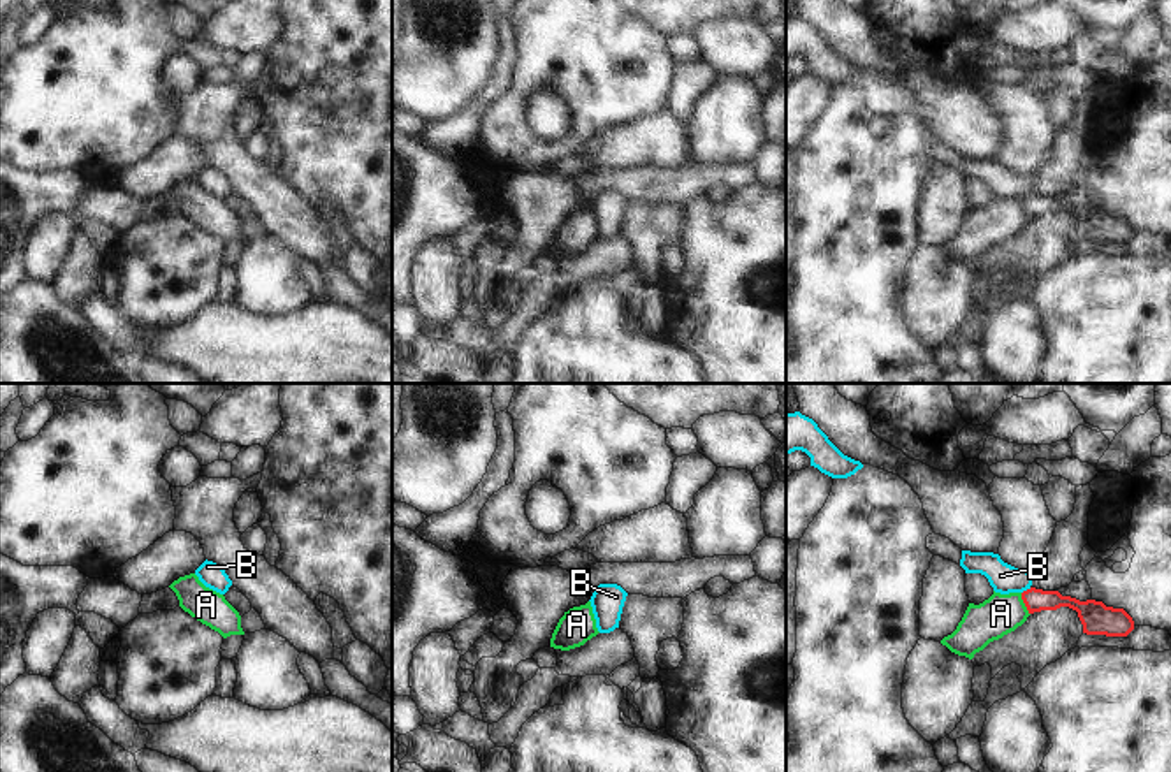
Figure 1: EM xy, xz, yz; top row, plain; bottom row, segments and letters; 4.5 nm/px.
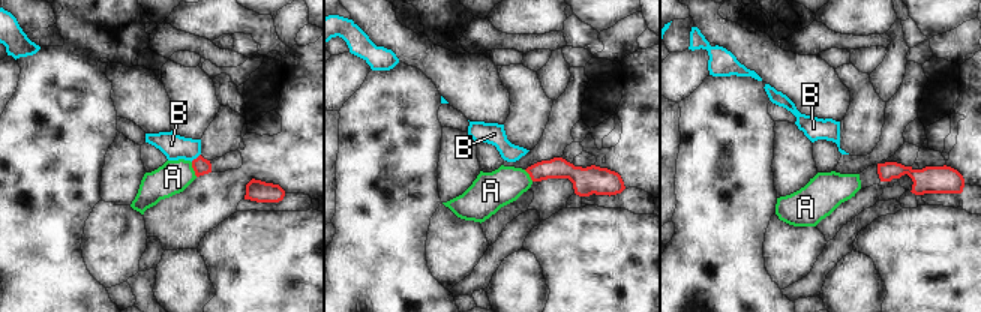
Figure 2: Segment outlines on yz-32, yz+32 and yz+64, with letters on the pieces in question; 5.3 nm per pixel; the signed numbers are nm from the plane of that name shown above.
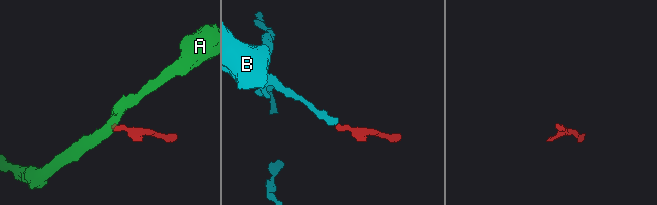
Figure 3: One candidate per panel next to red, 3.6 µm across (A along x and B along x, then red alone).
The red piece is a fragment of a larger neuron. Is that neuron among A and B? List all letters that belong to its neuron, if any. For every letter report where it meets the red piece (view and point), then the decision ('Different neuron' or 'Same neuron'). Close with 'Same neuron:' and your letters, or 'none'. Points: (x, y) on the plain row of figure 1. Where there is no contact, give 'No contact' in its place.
A: Touches red at yz (1025, 210). Different neuron
B: Touches red at yz (1027, 196). Same neuron
Same neuron: B

